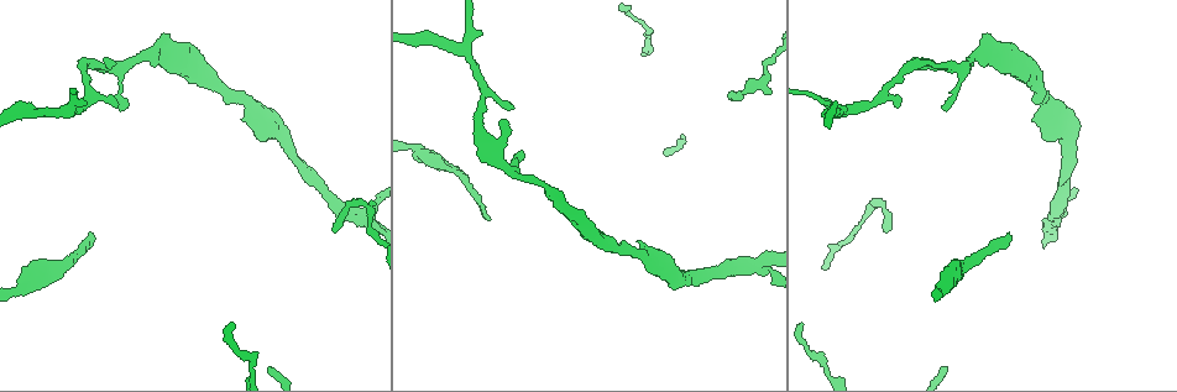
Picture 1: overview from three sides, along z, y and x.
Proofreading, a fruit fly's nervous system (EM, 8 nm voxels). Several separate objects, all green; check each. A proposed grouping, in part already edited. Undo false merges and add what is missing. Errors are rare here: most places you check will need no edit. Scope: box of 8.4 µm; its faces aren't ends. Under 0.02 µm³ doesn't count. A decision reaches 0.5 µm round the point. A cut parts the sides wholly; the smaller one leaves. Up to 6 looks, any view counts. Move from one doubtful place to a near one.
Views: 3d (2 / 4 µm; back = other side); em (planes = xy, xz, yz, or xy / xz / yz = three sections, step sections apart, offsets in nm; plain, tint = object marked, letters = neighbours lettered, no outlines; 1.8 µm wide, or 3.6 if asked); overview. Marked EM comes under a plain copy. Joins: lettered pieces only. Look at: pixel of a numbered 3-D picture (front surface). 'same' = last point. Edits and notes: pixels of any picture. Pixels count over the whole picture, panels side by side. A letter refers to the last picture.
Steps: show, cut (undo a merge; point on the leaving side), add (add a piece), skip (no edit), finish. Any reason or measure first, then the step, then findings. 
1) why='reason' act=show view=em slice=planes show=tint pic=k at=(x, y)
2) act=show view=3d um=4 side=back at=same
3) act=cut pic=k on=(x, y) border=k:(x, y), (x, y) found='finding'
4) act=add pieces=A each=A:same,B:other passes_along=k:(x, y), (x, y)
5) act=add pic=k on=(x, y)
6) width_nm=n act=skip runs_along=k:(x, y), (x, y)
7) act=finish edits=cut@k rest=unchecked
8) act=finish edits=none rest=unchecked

why='branch stops here' act=show view=3d um=2 side=back pic=1 at=(984, 36)

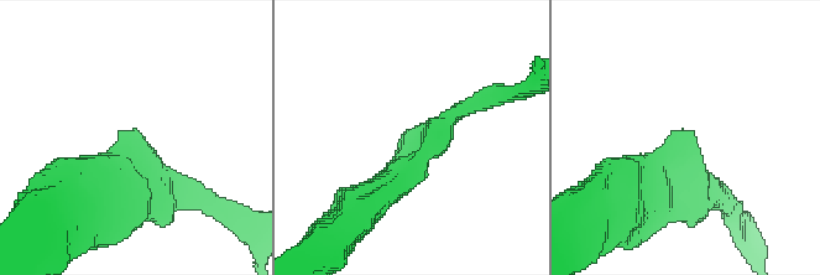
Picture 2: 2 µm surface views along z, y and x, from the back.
why='now the EM' act=show view=em slice=xz step=16 show=letters pic=2 at=(692, 140)

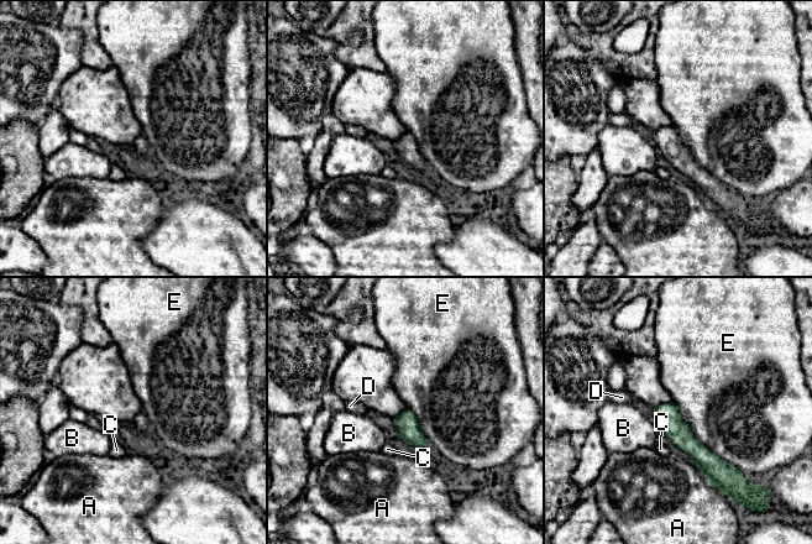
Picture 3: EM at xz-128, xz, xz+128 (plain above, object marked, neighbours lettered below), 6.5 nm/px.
act=show view=em slice=planes show=letters at=same

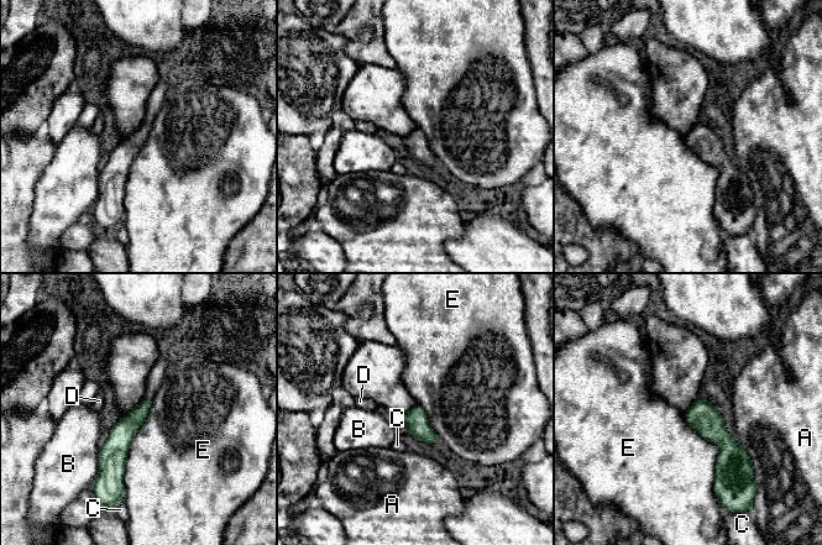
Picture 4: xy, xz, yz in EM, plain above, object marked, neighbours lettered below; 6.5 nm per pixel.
longest_contact=E:650nm act=skip each=A:other,B:other,C:other,D:other,E:other border=4:(152, 401), (129, 447), (124, 496) found='no lettered piece goes on from it'

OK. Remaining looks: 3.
why='an open end' act=show view=em slice=planes show=letters pic=1 at=(111, 61)

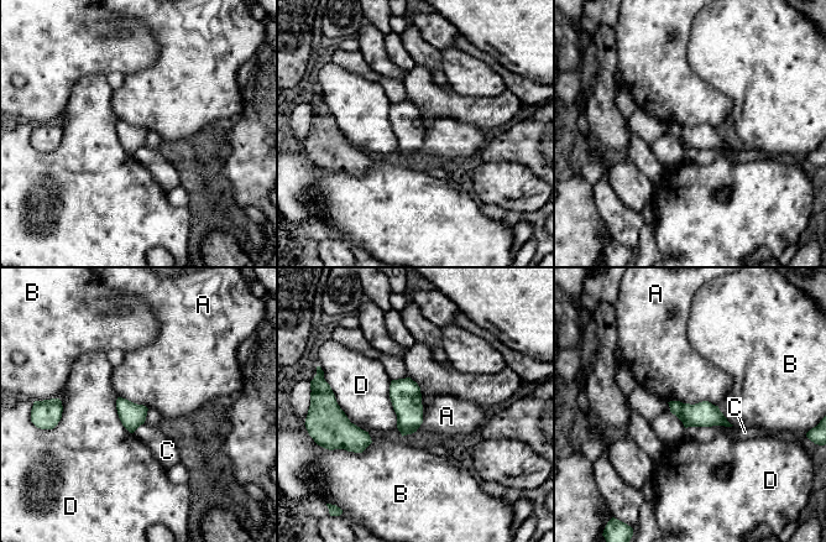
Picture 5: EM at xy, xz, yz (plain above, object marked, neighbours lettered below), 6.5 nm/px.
width_nm=160 act=skip each=A:other,B:other,C:other,D:other border=5:(668, 401), (710, 401), (717, 406) found='no lettered piece goes on from it'

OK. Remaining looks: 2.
why='calibre changes' act=show view=em slice=xz step=8 show=tint pic=1 at=(62, 269)

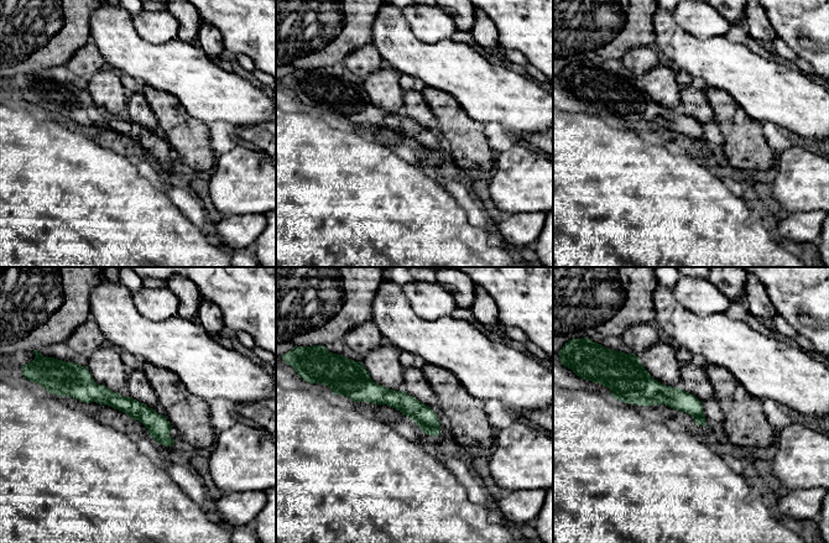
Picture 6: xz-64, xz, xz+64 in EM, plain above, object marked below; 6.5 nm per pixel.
why='another direction' act=show view=em slice=planes show=letters at=same

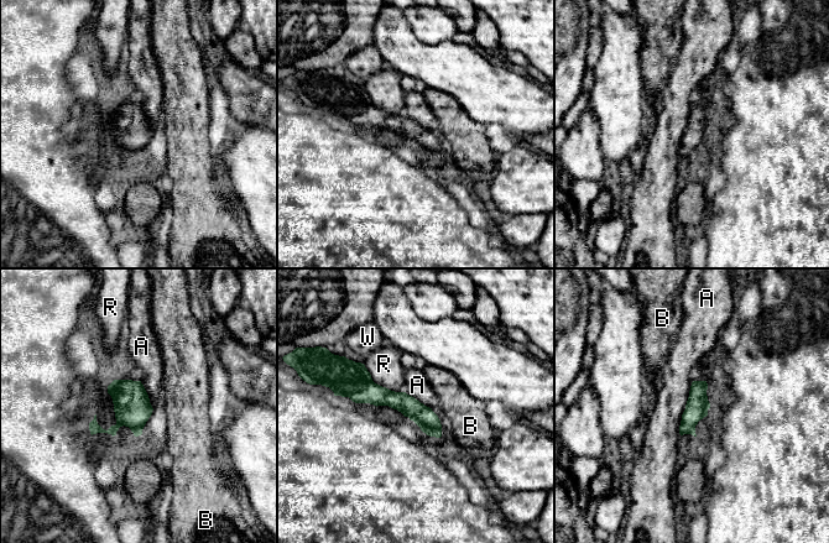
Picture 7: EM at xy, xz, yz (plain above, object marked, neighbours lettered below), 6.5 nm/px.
act=skip each=A:other,B:other,R:other,W:other runs_along=7:(344, 389), (401, 401), (438, 433) found='all the same neuron'

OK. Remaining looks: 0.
act=finish edits=none rest=unchecked

